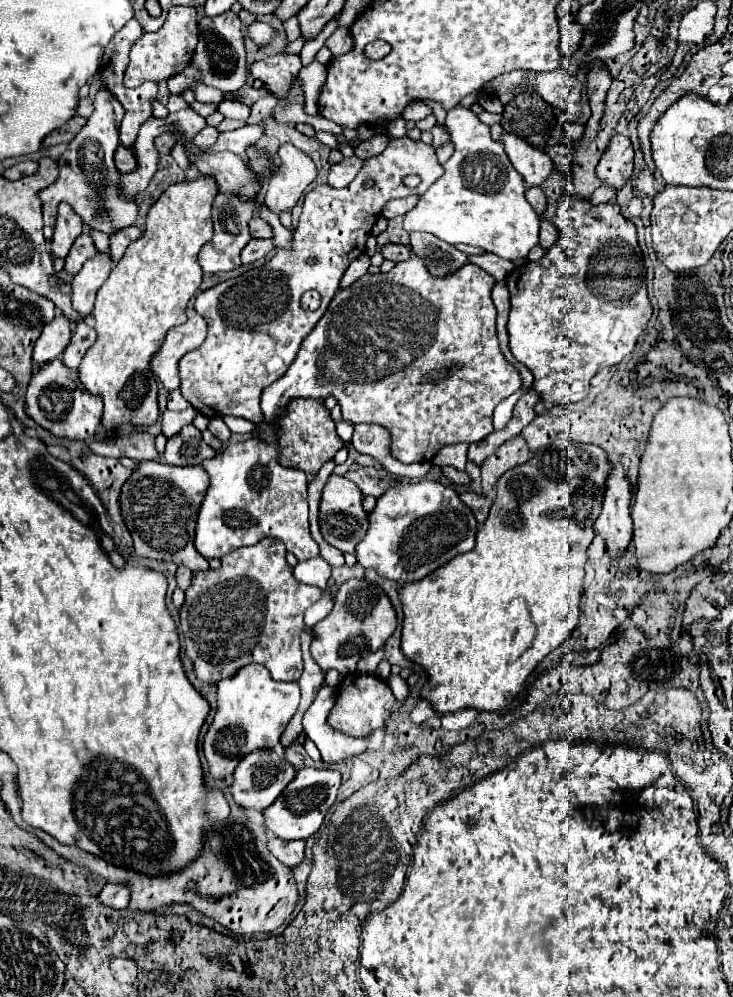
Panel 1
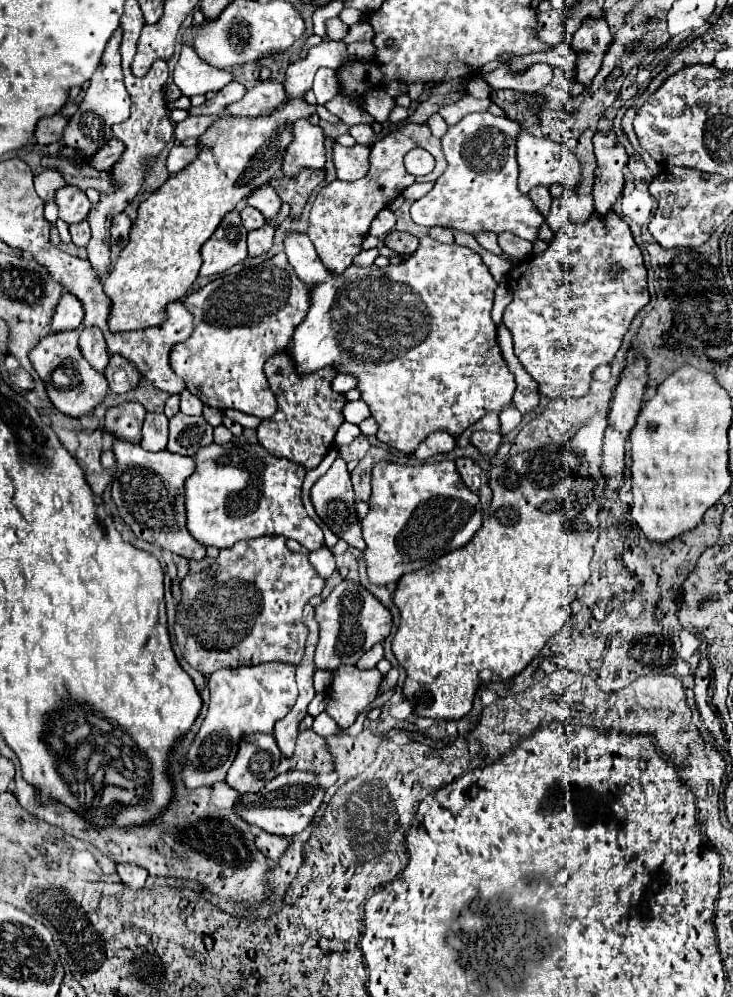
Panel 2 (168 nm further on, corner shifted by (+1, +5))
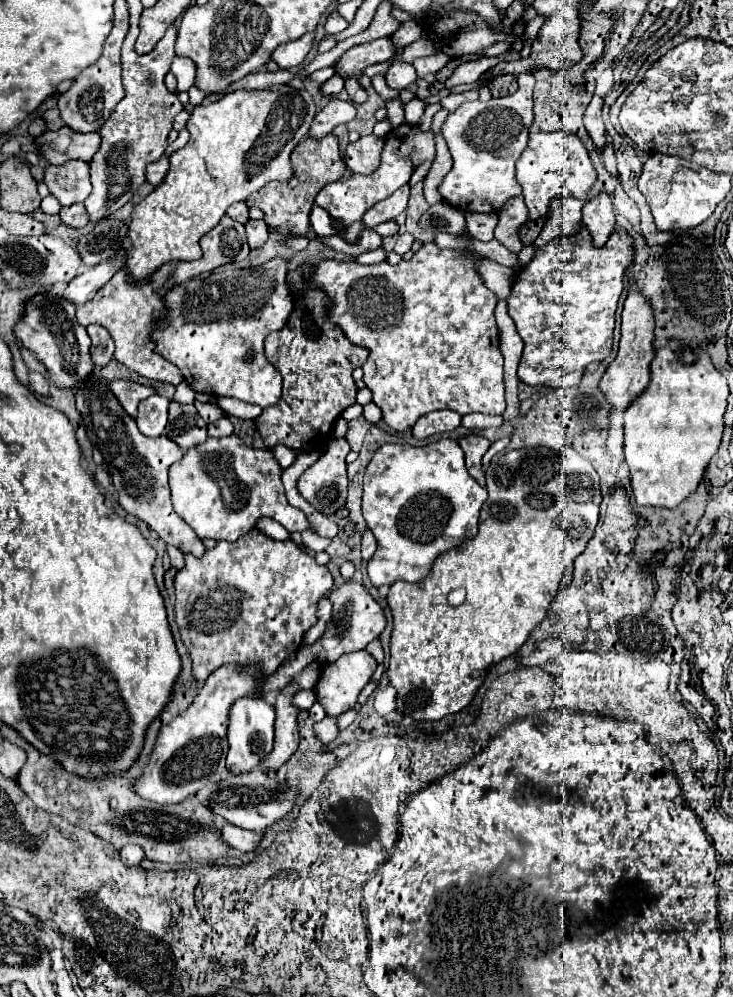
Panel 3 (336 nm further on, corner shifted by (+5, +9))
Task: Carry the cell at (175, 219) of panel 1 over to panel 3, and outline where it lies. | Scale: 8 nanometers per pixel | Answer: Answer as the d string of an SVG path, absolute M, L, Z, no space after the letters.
M282 85L278 91L234 91L234 93L228 93L224 95L222 99L218 99L216 103L210 103L208 107L204 105L198 105L192 109L192 115L188 119L188 131L190 131L190 141L178 149L176 153L170 155L170 169L164 177L164 181L154 187L154 191L144 197L132 211L132 221L130 221L130 231L128 231L128 249L126 249L126 273L128 273L128 279L136 285L140 283L150 283L150 277L162 267L162 265L168 265L168 263L174 263L174 261L196 261L202 257L202 249L198 245L200 237L204 233L208 233L210 229L214 229L218 225L218 221L222 219L222 215L226 213L226 209L236 203L236 201L246 201L248 195L260 191L266 183L270 181L286 181L292 177L292 167L290 167L290 153L292 149L306 137L310 125L312 125L312 119L314 119L314 113L316 113L316 105L314 105L314 99L308 91L296 91L292 89L290 85Z

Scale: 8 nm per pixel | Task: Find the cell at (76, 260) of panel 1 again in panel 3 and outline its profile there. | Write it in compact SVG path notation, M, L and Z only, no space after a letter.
M76 203L76 205L70 205L70 207L62 207L60 209L60 219L64 225L68 227L74 227L74 229L82 229L88 225L88 215L86 215L86 209L82 203Z

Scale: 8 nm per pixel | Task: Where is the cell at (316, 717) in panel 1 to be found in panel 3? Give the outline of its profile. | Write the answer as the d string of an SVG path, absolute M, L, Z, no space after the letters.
M302 689L302 691L294 697L294 703L296 703L296 707L300 707L300 709L310 709L310 707L316 703L316 693Z

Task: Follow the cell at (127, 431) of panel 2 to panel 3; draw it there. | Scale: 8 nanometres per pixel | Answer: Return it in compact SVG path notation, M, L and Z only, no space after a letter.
M114 381L110 385L110 389L112 389L114 397L120 401L122 409L126 409L126 413L130 413L130 417L136 417L136 407L140 401L154 395L152 387L130 383L130 381Z

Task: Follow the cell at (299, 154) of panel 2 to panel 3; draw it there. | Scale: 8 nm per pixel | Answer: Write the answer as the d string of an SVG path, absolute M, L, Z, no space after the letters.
M332 99L322 111L316 113L310 133L310 139L322 139L326 135L332 133L332 129L340 123L348 123L356 117L356 105L350 101L340 101L340 99Z

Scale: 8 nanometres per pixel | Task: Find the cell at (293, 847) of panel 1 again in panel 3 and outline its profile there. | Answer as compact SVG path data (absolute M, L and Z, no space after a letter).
M224 823L224 827L222 827L222 839L230 847L234 847L242 853L254 851L260 845L262 837L264 837L264 833L254 833L254 831L248 831L248 829L240 829L240 827L230 825L230 823Z

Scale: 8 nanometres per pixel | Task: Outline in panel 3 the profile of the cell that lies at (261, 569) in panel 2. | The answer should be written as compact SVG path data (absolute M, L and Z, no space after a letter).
M254 529L252 533L246 533L246 537L240 537L234 543L218 541L216 547L208 549L202 557L184 555L184 559L186 559L186 565L184 565L184 569L180 569L176 573L176 581L174 581L174 585L176 585L176 605L174 605L174 611L176 609L186 611L186 625L188 625L188 637L190 637L190 659L192 659L192 669L194 669L194 675L196 675L198 681L204 681L212 671L216 671L218 667L222 667L226 663L248 665L248 663L254 661L254 663L262 665L262 673L272 675L284 659L288 659L296 649L300 649L304 633L316 623L316 603L318 603L318 599L322 595L330 593L330 589L332 589L332 575L330 575L330 571L326 567L318 565L302 549L298 549L298 545L294 541L274 541L268 535L264 535L262 531L258 531L258 529Z

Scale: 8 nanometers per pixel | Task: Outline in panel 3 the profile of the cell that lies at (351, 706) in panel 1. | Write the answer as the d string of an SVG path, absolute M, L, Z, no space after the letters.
M366 651L346 653L338 661L324 665L314 689L318 703L330 717L338 717L354 709L356 699L370 681L374 669L376 661Z

